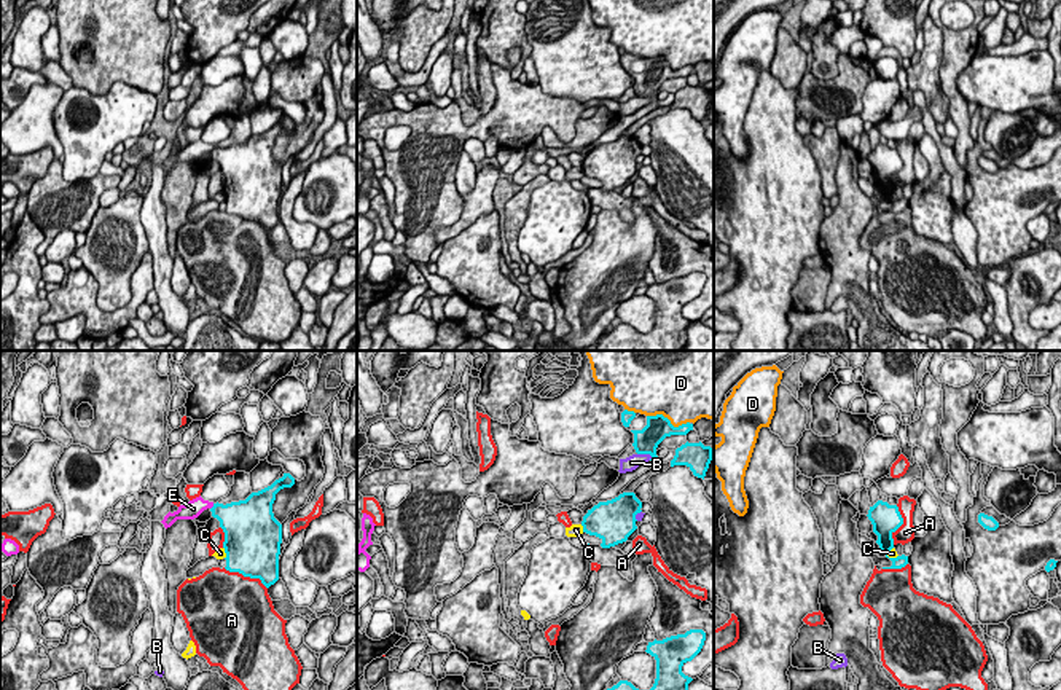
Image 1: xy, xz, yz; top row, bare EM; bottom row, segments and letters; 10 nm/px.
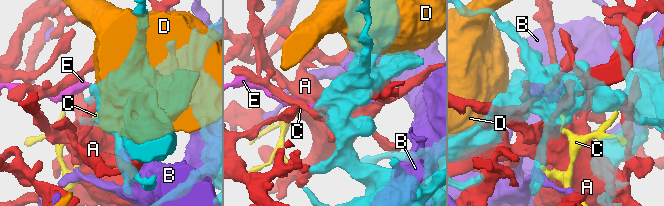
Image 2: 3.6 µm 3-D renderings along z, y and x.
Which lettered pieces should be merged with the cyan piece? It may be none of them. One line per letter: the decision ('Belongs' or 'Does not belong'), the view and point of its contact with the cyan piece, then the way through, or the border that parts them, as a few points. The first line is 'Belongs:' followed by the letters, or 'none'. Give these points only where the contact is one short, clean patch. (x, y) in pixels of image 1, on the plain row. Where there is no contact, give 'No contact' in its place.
Belongs: none
A: Does not belong. Touches cyan at xy (246, 219)
B: Does not belong. Touches cyan at xz (645, 96)
C: Does not belong. Touches cyan at xz (583, 171). Boundary: xz (580, 168), (583, 174)
D: Does not belong. Touches cyan at xz (668, 62)
E: Does not belong. Touches cyan at xy (212, 150). Boundary: xy (214, 147), (211, 152)

